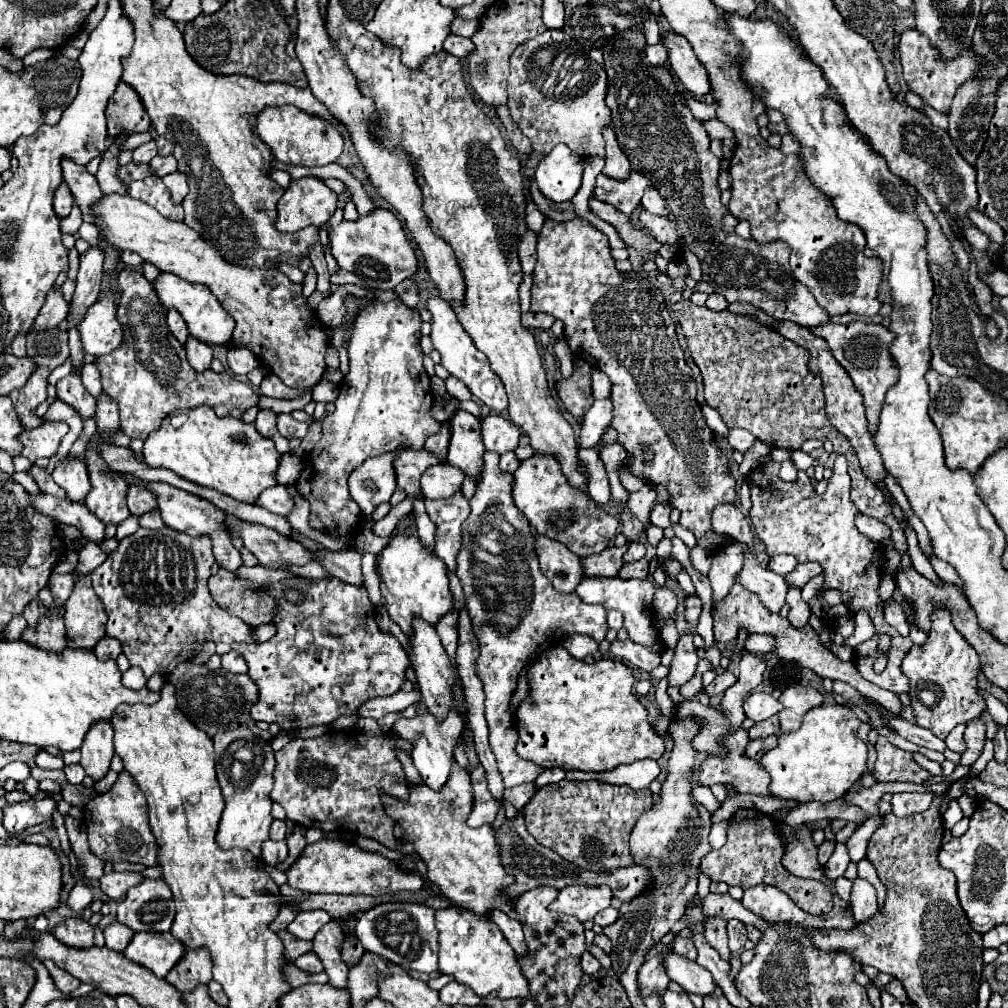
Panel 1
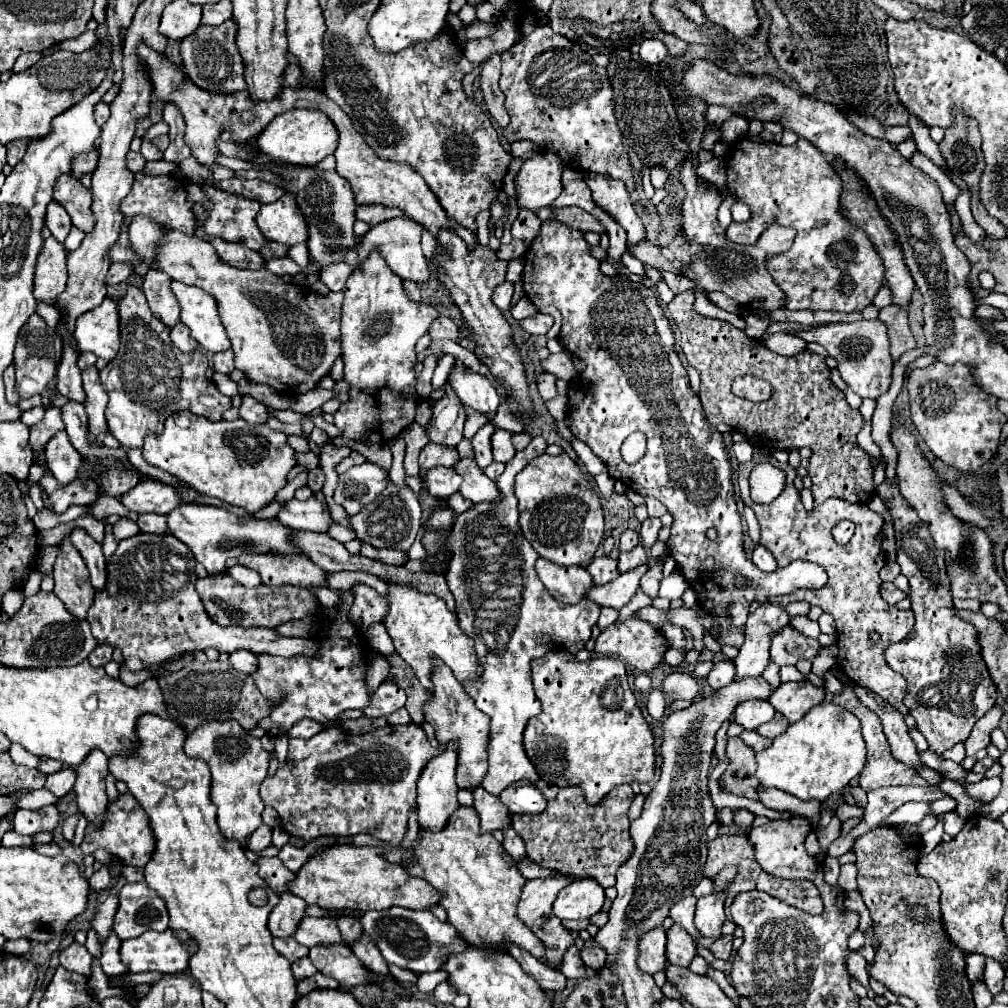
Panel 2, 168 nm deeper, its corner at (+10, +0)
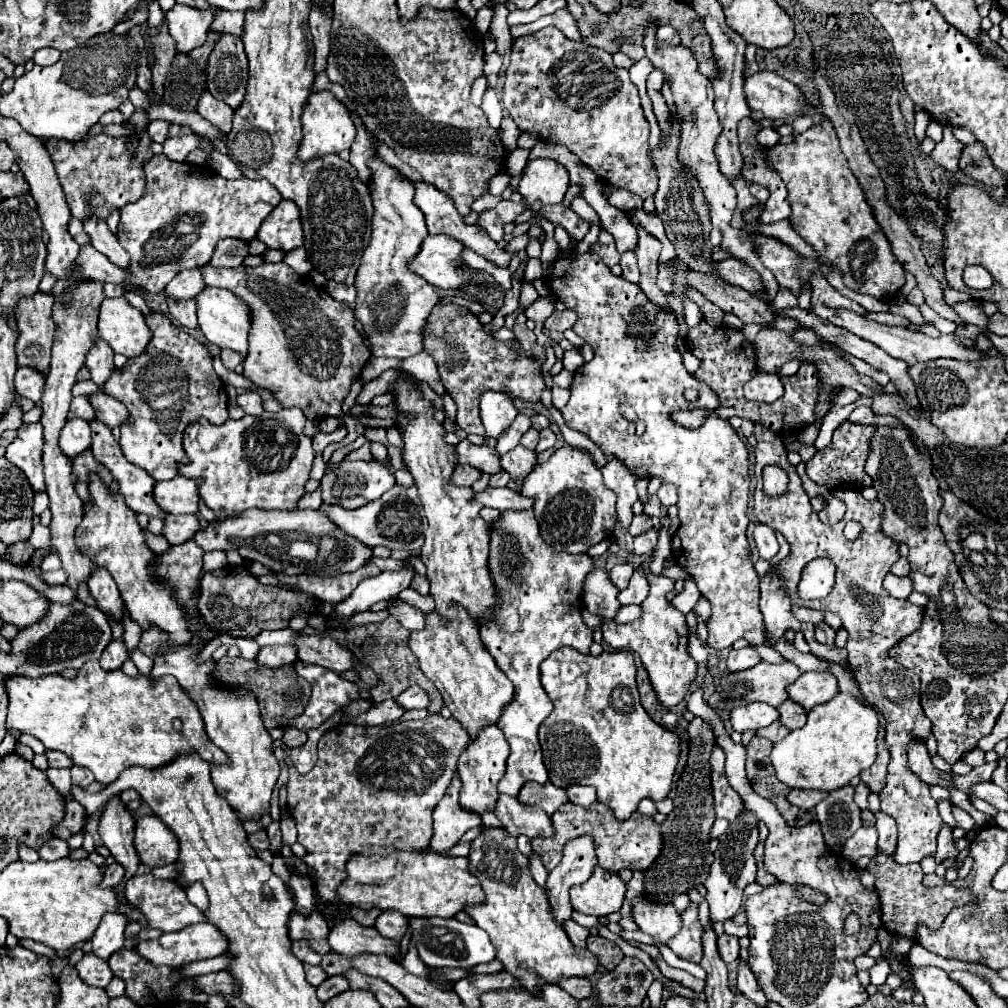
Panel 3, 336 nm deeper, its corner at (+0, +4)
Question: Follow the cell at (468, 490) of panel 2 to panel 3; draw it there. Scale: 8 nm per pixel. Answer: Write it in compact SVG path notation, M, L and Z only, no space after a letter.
M487 488L485 492L475 496L483 506L495 508L499 512L511 512L511 510L527 510L533 508L533 500L521 496L515 490L509 488Z

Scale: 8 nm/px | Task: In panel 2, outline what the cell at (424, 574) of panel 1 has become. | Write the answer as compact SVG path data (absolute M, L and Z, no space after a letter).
M387 582L385 598L389 602L389 612L383 620L383 624L393 640L395 652L413 668L415 676L419 678L419 682L425 688L431 688L431 682L429 682L431 656L441 658L453 670L453 674L459 682L481 676L483 668L477 664L473 640L469 640L469 636L465 636L459 630L457 618L447 610L445 600L437 598L435 594L423 594L413 584L401 586L395 582Z

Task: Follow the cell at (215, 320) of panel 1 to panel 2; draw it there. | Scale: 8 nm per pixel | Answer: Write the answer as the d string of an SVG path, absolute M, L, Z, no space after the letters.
M171 282L171 290L181 306L181 322L207 352L223 352L231 346L217 314L215 298L197 286Z

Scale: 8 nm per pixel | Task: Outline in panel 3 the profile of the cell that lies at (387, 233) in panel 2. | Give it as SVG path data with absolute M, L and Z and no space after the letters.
M437 234L437 236L427 236L421 244L419 254L411 260L411 270L425 278L429 284L435 288L443 290L459 290L469 284L475 284L475 274L461 272L463 262L461 262L461 252L463 244L451 236Z

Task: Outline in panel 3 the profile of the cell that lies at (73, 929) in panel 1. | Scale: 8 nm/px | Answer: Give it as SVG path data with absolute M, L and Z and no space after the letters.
M85 954L81 958L81 962L77 964L77 972L79 972L79 978L85 980L85 984L99 986L99 988L107 988L107 984L113 978L109 964L93 954Z

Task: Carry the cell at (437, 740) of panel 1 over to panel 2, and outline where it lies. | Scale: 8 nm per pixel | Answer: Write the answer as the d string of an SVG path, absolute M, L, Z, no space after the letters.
M445 750L443 754L437 754L435 760L429 760L429 764L421 770L421 776L417 780L417 806L419 806L419 826L429 828L431 832L437 832L445 826L453 810L459 806L457 802L457 784L453 784L453 776L457 770L457 752Z

